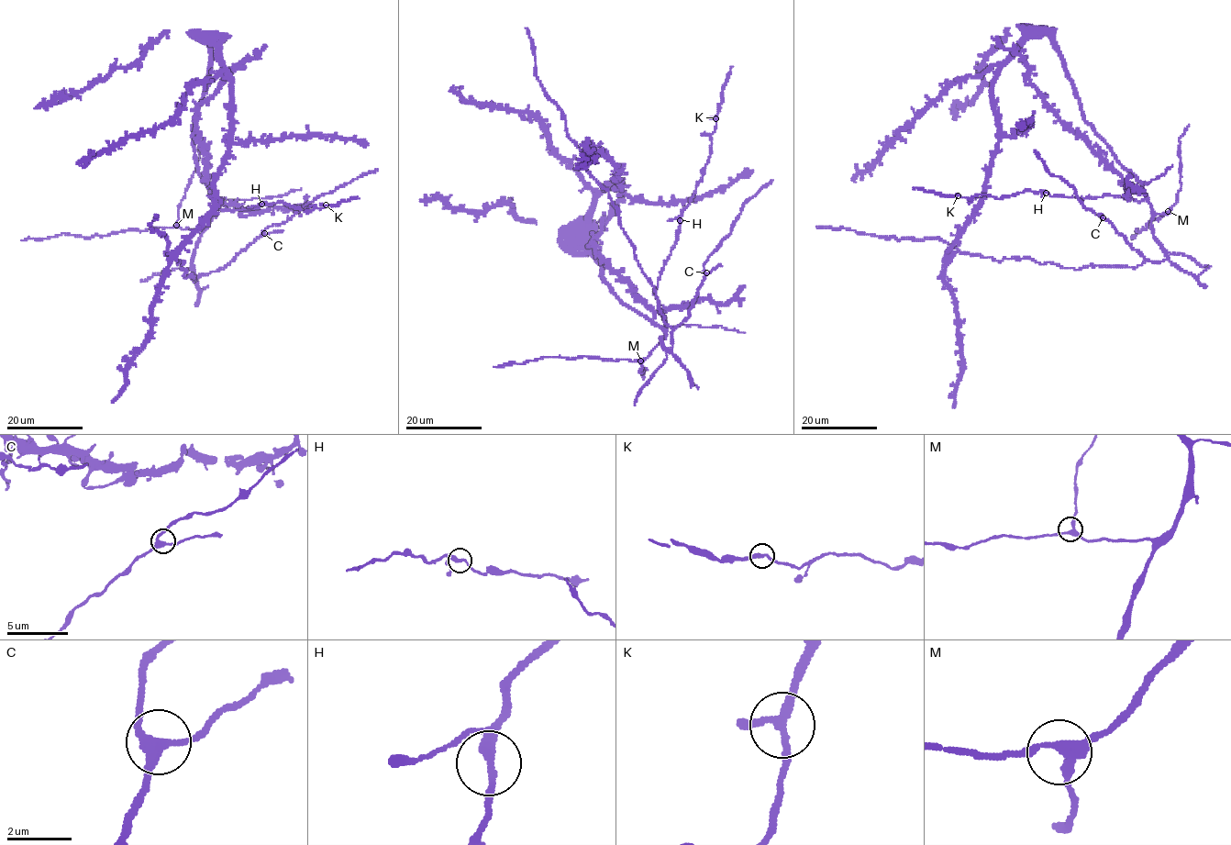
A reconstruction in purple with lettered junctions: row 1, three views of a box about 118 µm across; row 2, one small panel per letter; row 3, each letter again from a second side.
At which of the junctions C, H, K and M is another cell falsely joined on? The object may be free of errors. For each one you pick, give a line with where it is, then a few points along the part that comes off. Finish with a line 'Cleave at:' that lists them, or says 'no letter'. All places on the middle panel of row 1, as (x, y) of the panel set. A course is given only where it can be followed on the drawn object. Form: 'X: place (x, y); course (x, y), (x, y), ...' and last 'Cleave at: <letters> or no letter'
Cleave at: no letter

